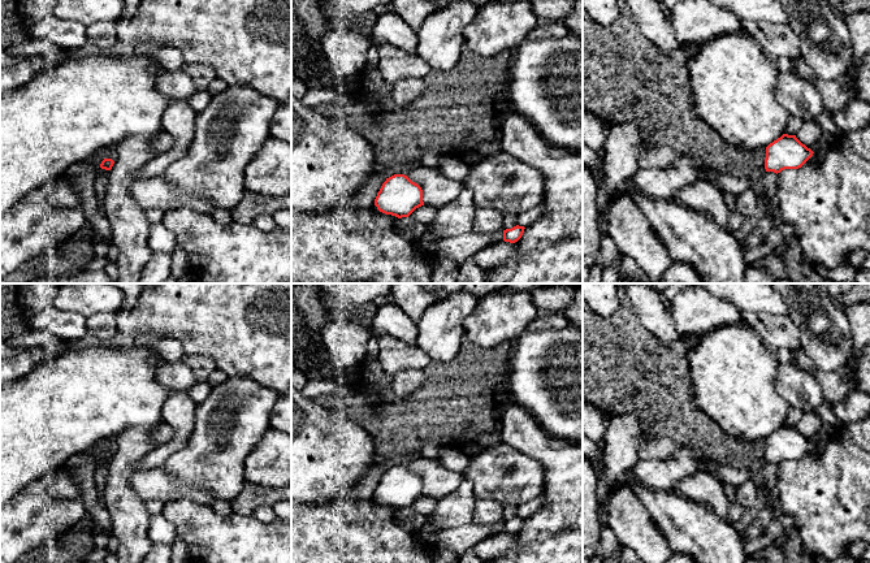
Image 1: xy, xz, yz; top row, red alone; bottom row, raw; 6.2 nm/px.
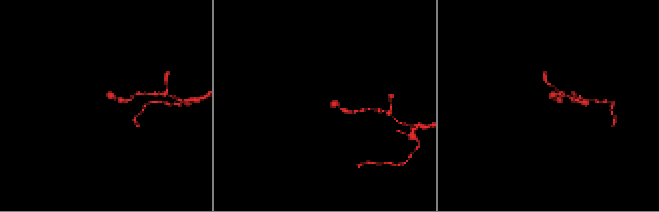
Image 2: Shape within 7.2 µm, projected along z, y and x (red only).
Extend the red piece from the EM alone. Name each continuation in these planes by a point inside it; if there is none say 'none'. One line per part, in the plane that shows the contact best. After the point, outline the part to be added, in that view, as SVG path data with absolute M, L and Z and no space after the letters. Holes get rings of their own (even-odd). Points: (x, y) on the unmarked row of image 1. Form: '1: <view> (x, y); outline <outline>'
none

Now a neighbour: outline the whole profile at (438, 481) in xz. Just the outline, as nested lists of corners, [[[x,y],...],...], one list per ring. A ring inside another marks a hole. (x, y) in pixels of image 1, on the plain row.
[[[425,456],[416,458],[407,468],[421,478],[424,495],[437,501],[456,490],[466,480],[462,472],[450,471]]]

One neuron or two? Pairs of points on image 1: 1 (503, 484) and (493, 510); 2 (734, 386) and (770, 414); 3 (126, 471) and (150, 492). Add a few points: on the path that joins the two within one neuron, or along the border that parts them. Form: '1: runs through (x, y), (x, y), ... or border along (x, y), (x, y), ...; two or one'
1: border along (477, 498), (500, 502), (503, 506); two
2: runs through (743, 395), (761, 411); one
3: border along (138, 470), (130, 480), (130, 486), (146, 501); two

